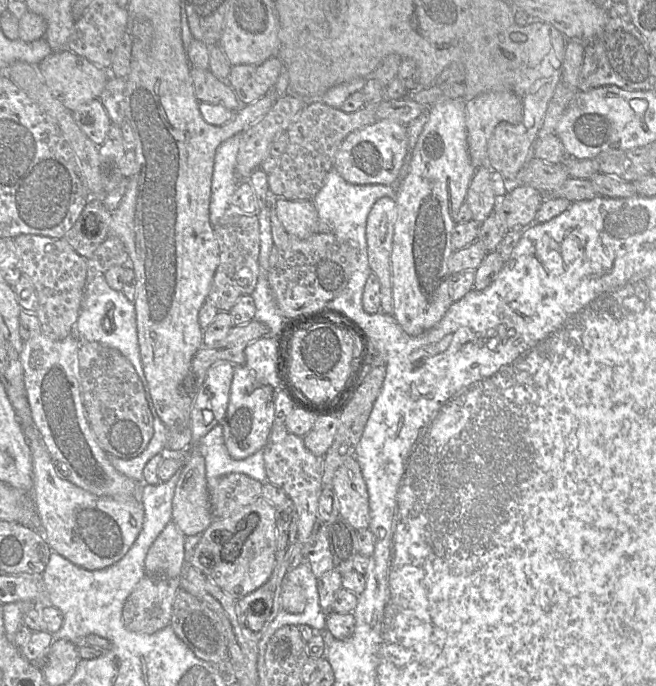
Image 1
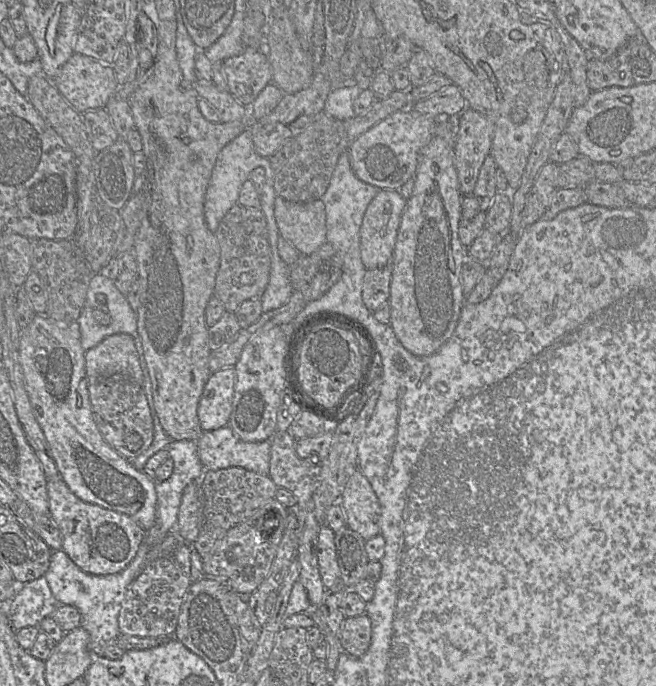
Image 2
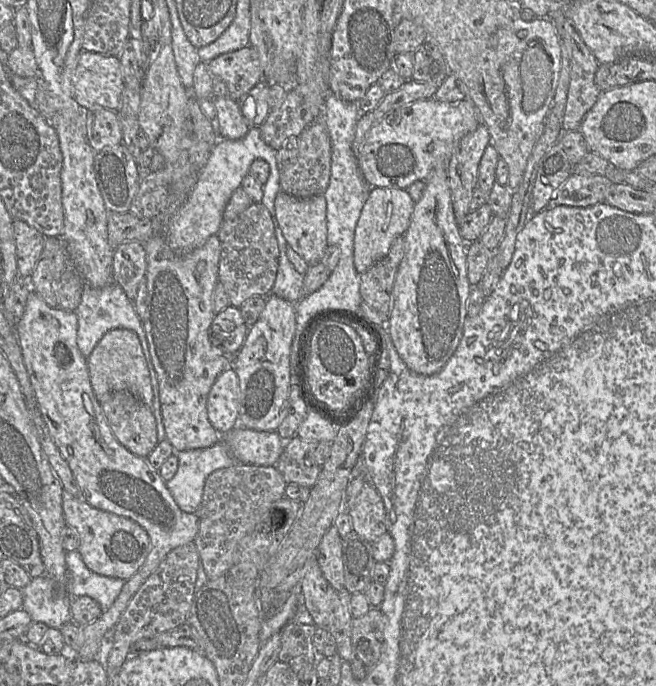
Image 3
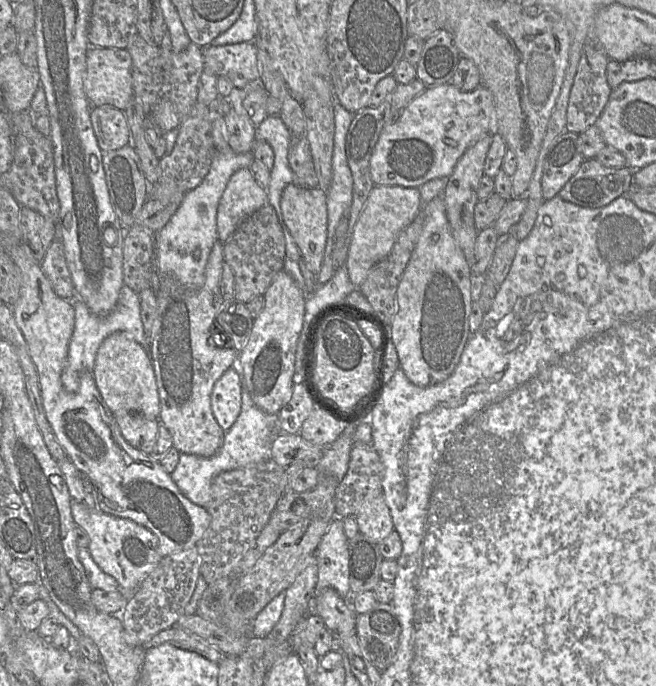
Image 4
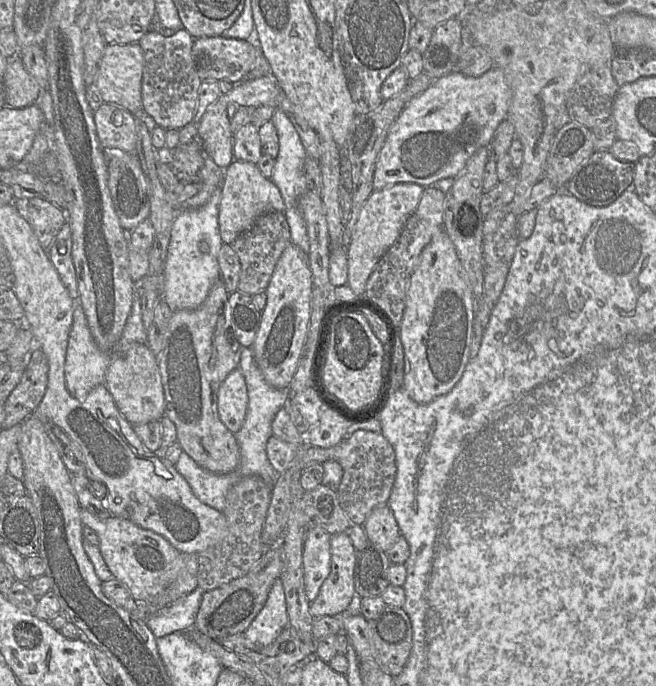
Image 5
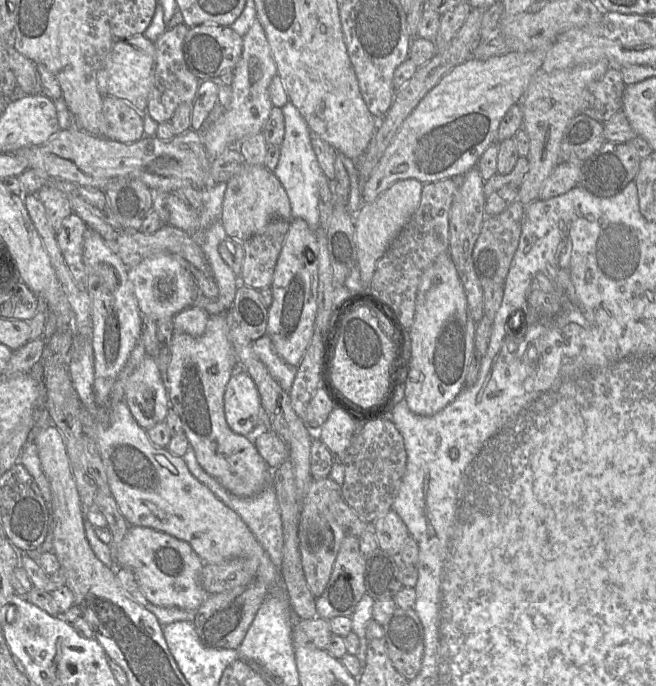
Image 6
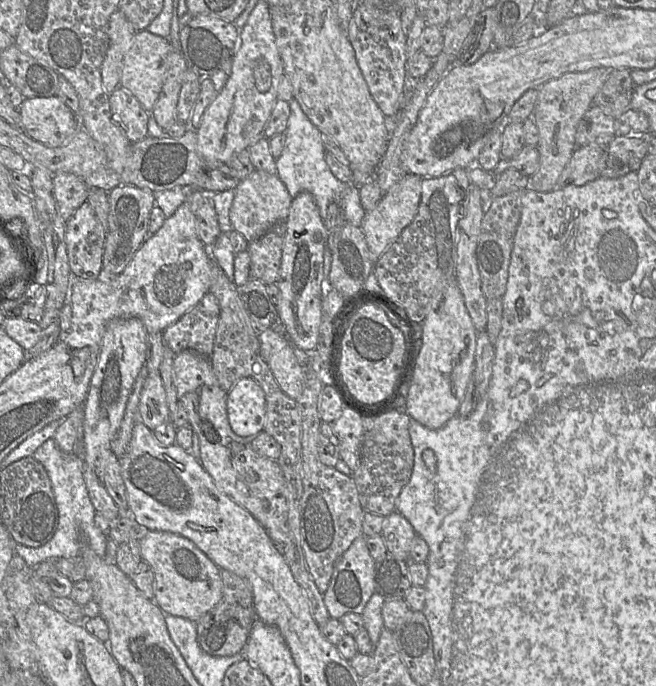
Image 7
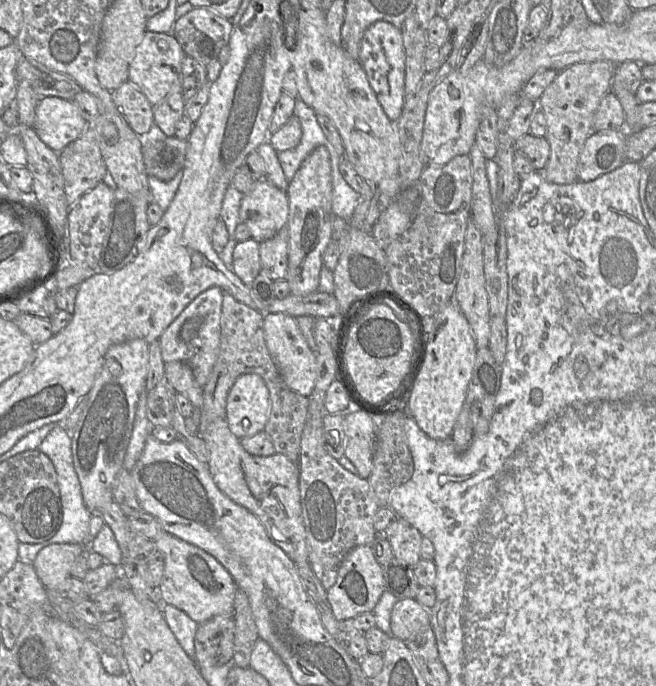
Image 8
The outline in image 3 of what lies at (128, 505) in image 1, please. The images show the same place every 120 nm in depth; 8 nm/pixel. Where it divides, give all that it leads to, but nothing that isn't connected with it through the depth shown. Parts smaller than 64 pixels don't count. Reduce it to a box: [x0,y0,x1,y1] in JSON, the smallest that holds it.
[62,490,150,581]

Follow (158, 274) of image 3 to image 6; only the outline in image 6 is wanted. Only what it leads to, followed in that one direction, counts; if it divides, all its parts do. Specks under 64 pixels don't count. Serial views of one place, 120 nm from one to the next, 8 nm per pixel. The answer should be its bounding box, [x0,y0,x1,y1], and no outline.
[166,314,273,498]

